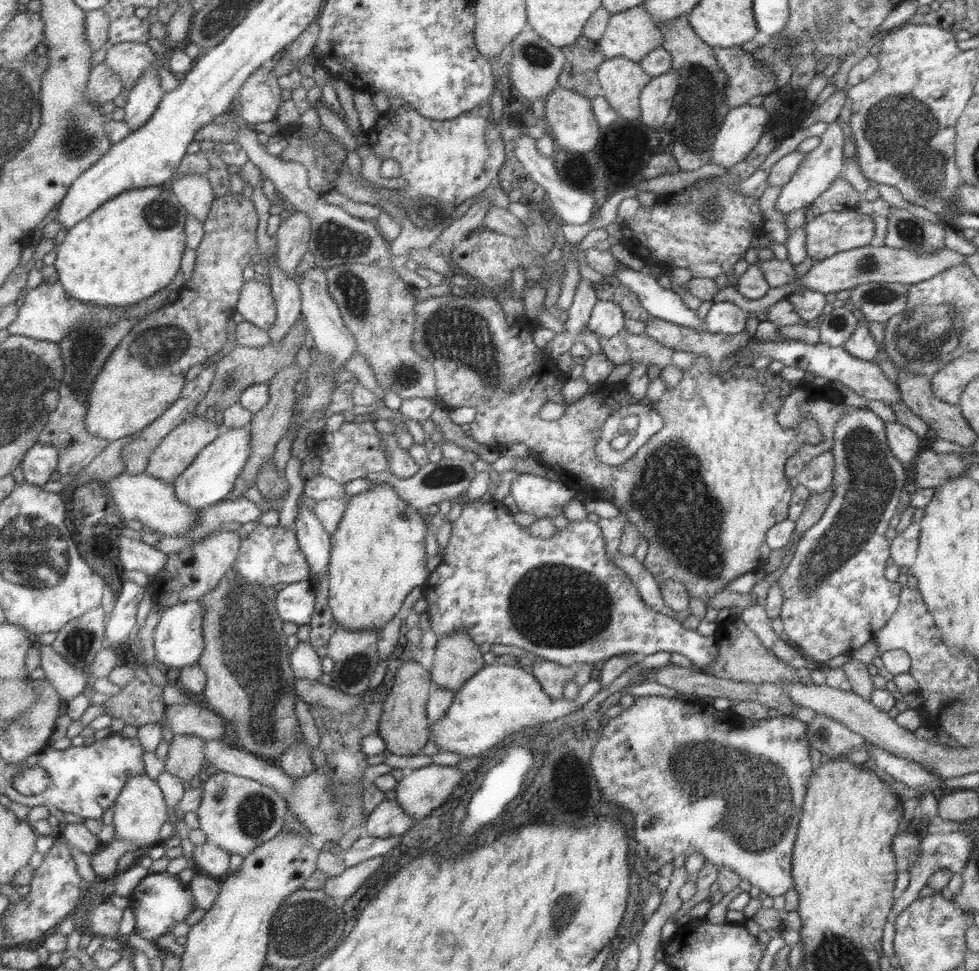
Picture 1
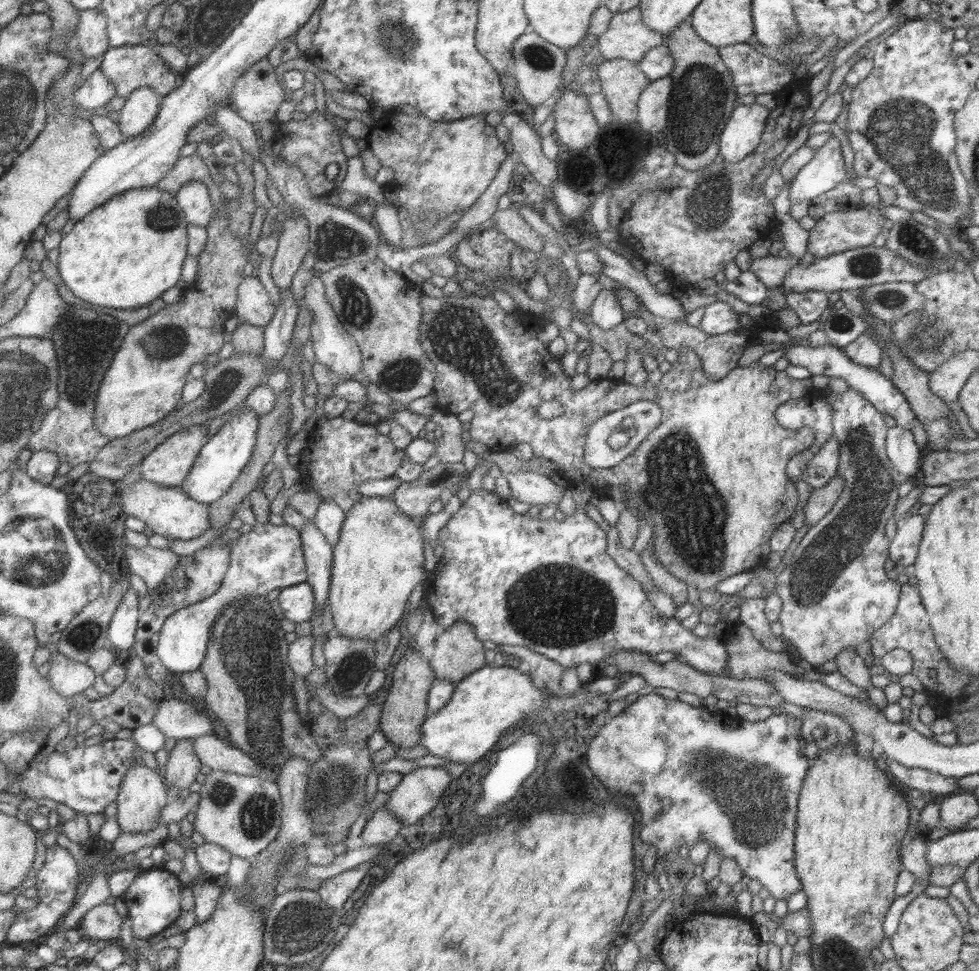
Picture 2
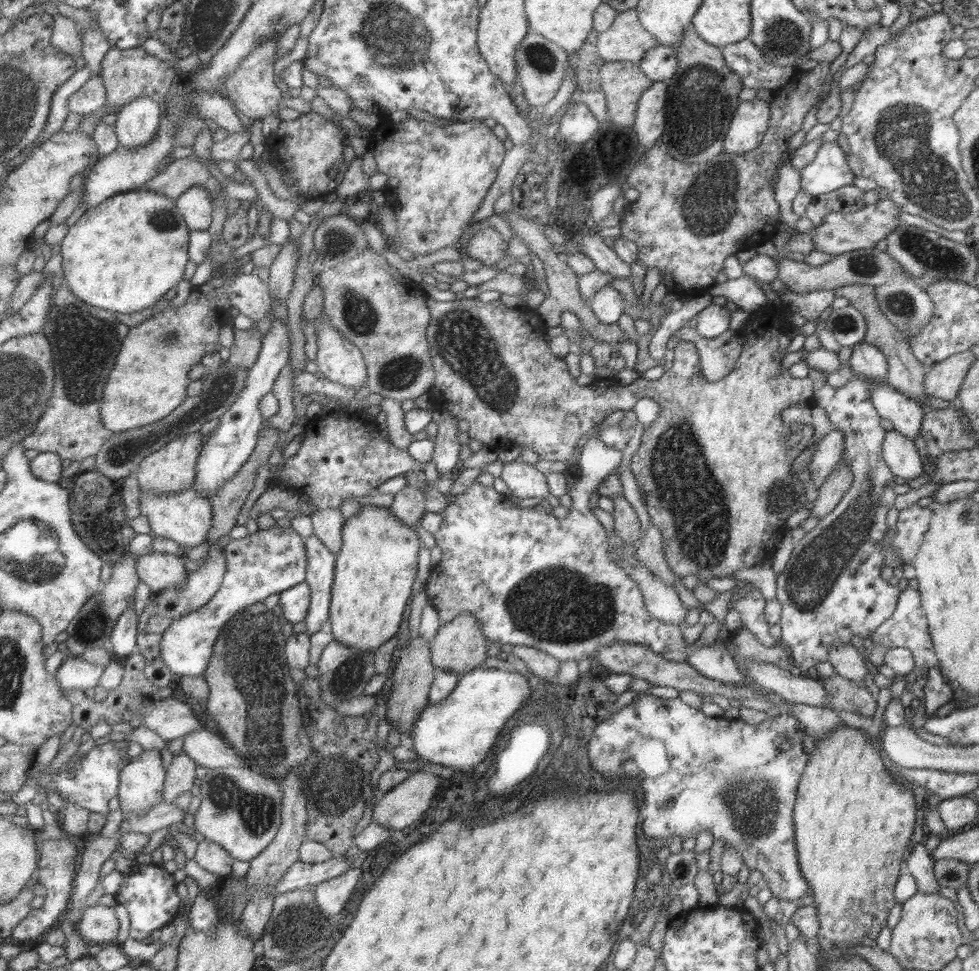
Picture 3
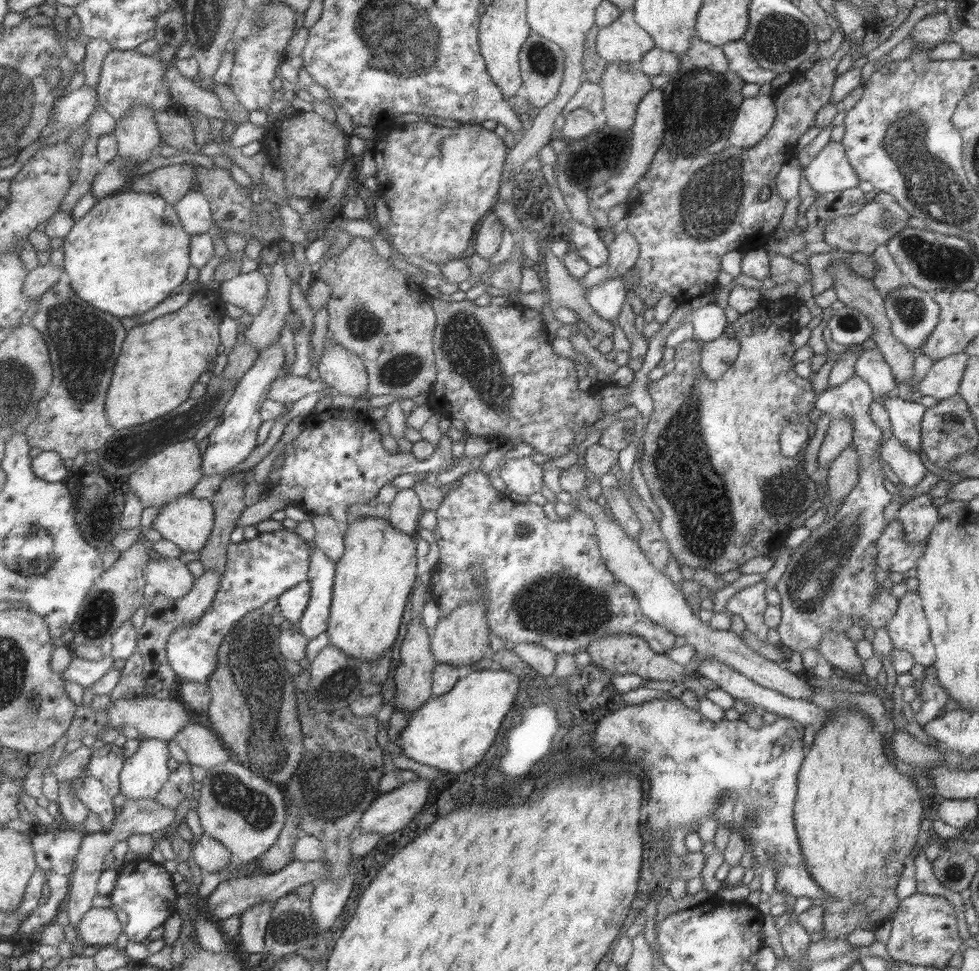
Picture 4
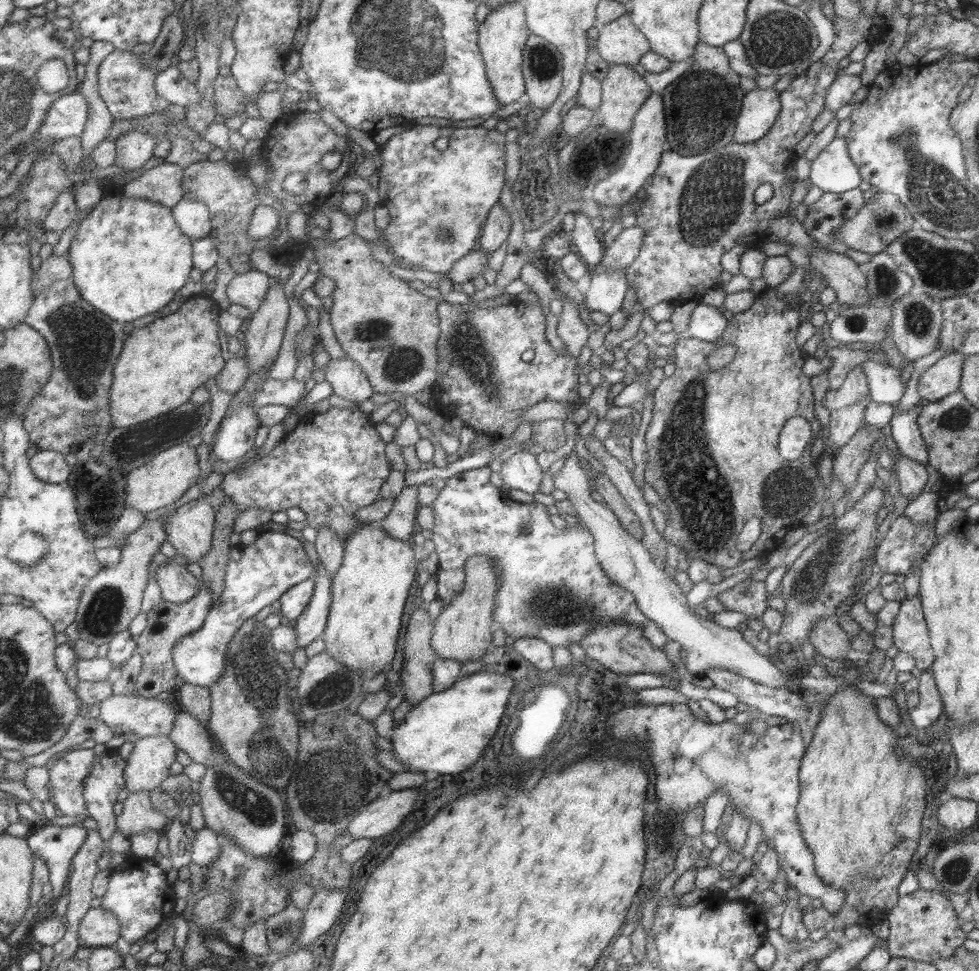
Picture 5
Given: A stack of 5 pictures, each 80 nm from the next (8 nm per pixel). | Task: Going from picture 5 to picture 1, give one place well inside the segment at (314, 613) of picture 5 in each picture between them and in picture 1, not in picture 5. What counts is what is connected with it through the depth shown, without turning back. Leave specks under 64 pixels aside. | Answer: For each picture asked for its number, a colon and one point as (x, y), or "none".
1: (314, 541)
2: (317, 551)
3: (320, 560)
4: (314, 620)

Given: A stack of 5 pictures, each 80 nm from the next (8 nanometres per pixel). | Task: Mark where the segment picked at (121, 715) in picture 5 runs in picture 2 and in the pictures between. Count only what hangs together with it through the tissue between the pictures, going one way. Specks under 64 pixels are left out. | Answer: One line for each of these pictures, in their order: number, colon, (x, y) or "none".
2: (178, 720)
3: (171, 718)
4: (158, 719)

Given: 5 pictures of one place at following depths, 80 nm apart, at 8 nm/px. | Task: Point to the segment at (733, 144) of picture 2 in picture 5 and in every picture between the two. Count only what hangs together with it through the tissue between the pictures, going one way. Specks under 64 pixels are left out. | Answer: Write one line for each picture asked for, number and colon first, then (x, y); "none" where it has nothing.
3: (749, 122)
4: (755, 115)
5: (759, 108)

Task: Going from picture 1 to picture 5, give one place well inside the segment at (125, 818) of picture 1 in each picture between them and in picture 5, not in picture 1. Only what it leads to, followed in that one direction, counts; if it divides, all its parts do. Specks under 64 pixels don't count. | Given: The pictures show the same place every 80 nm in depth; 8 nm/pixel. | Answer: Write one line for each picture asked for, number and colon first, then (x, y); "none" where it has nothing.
2: (144, 793)
3: (143, 781)
4: (145, 774)
5: (149, 765)

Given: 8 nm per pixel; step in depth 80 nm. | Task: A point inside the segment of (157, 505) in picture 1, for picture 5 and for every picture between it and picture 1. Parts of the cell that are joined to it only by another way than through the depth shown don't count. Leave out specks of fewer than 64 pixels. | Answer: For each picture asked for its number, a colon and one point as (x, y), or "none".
2: (170, 512)
3: (186, 517)
4: (188, 522)
5: (191, 527)

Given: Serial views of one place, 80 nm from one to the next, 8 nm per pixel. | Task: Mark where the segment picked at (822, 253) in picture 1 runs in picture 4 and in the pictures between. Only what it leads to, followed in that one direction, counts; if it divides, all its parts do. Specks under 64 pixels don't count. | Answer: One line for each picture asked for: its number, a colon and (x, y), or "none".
2: (835, 232)
3: (839, 232)
4: (880, 219)

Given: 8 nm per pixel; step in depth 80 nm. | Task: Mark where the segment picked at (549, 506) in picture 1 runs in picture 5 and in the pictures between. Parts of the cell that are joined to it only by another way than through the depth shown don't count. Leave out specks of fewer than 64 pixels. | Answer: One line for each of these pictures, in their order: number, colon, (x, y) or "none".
2: (525, 486)
3: (522, 479)
4: (522, 476)
5: (520, 471)

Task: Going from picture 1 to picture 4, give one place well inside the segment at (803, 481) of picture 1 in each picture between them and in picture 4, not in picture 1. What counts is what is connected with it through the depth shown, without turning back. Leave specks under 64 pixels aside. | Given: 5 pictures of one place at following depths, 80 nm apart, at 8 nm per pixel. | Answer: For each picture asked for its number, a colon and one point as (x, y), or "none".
2: (820, 468)
3: (828, 452)
4: (839, 432)

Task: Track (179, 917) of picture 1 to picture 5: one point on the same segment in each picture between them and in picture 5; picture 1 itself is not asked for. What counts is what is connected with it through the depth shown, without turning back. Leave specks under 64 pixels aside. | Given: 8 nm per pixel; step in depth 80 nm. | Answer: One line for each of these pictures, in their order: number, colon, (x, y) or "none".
2: (154, 900)
3: (150, 895)
4: (145, 891)
5: (139, 893)

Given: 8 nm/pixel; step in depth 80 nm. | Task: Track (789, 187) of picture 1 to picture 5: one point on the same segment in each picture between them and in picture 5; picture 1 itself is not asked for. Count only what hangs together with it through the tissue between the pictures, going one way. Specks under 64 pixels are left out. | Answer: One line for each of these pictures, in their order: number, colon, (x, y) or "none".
2: (825, 168)
3: (829, 170)
4: (829, 171)
5: (832, 171)

